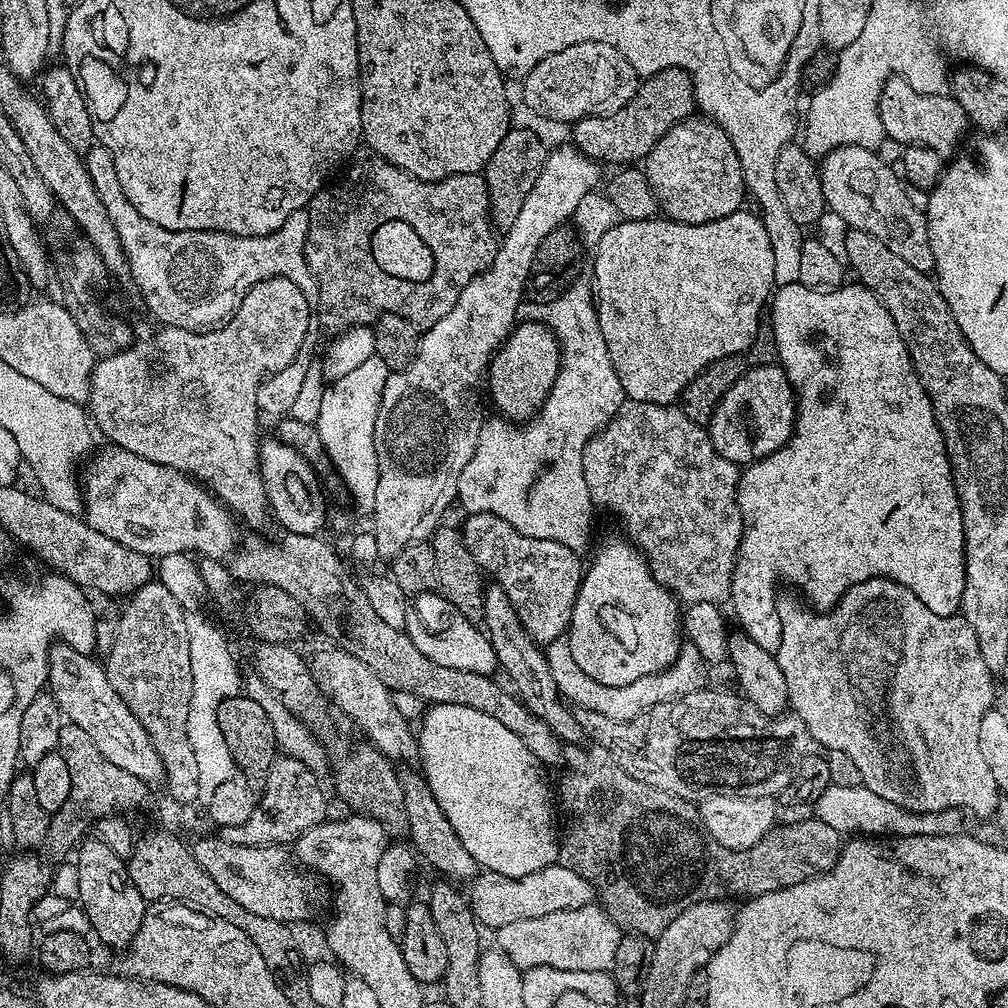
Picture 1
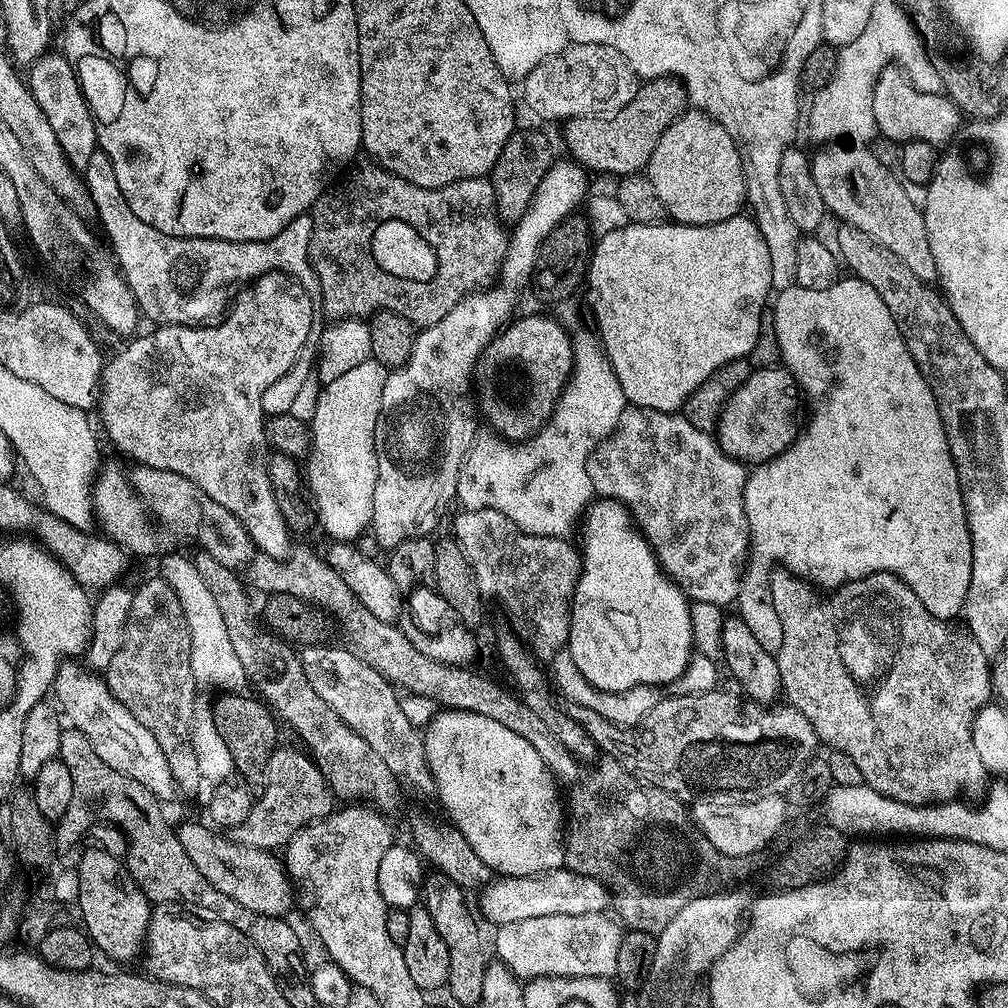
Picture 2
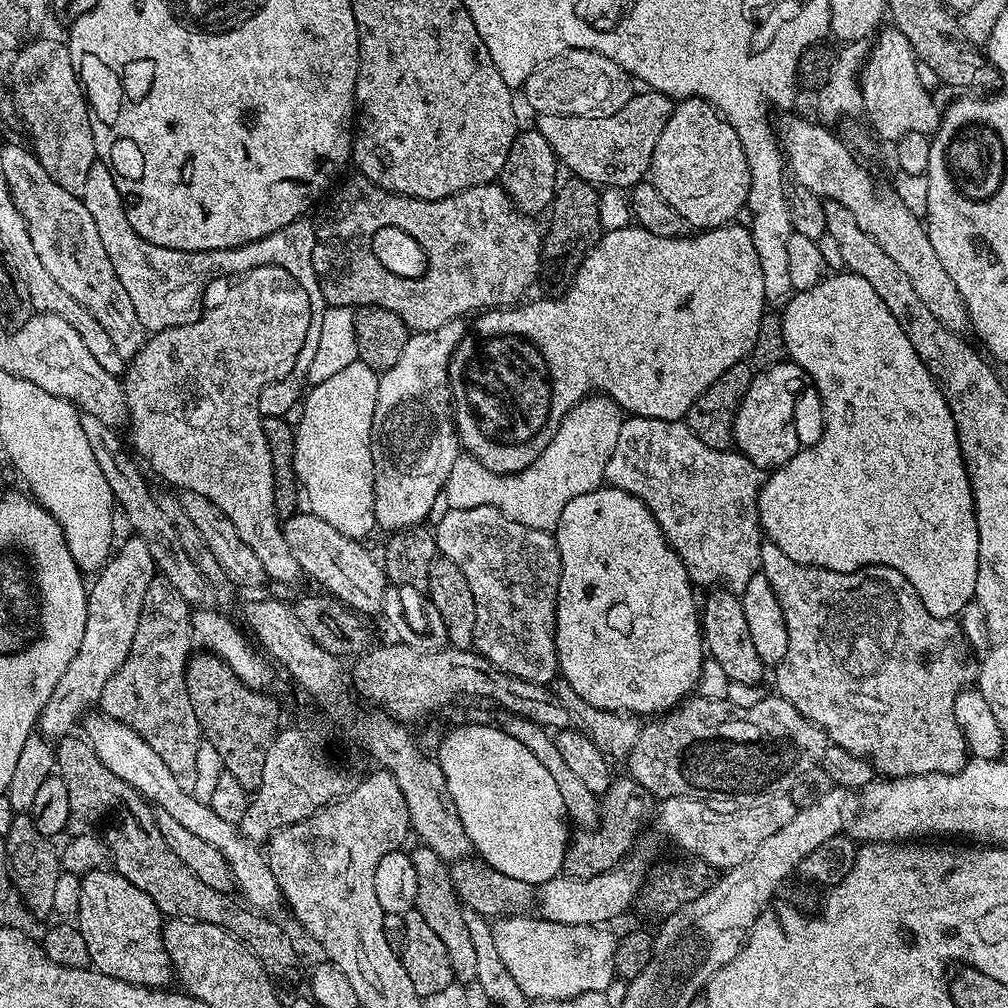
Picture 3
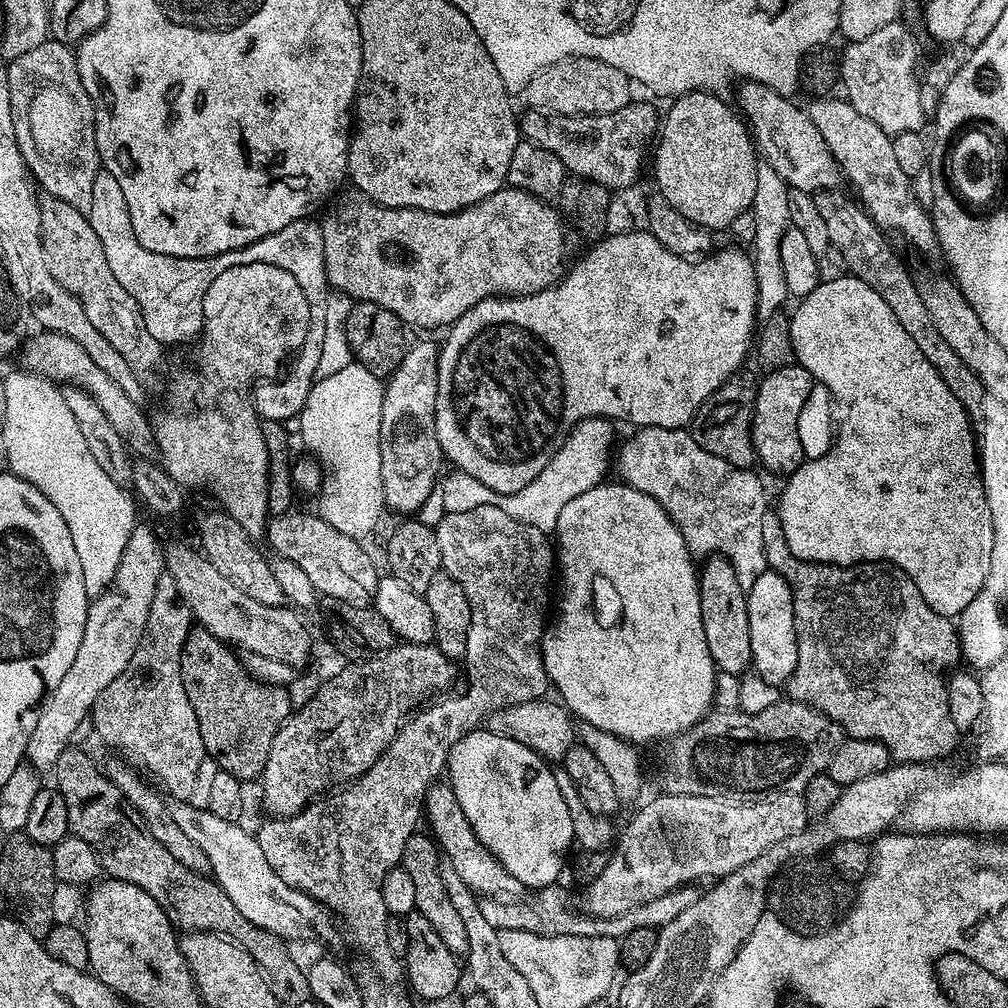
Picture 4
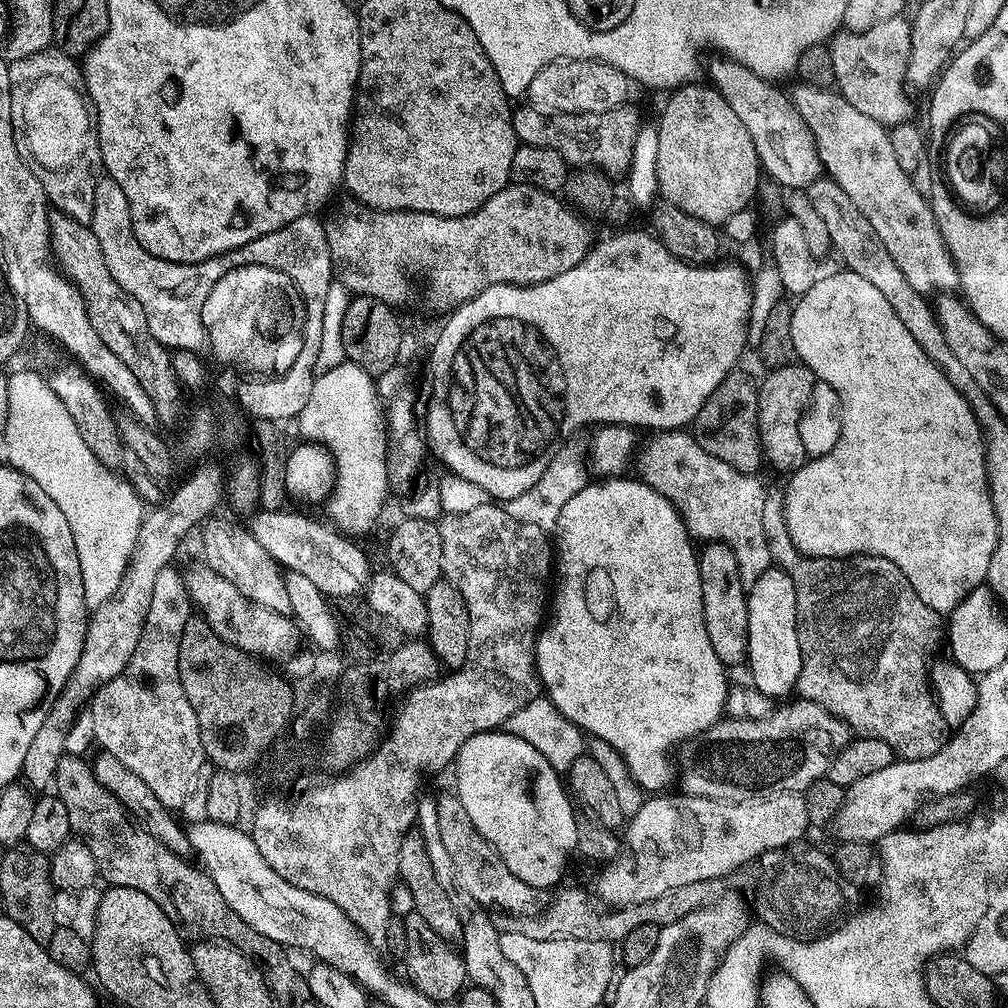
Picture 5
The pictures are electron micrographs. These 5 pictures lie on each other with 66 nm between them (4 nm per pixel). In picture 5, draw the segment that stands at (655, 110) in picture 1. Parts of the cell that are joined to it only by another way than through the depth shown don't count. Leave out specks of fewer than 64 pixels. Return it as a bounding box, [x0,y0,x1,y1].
[512,106,642,178]

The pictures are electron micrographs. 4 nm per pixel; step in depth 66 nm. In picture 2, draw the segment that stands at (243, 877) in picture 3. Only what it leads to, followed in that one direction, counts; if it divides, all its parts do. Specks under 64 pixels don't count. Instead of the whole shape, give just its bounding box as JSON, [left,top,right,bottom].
[54,663,177,802]

